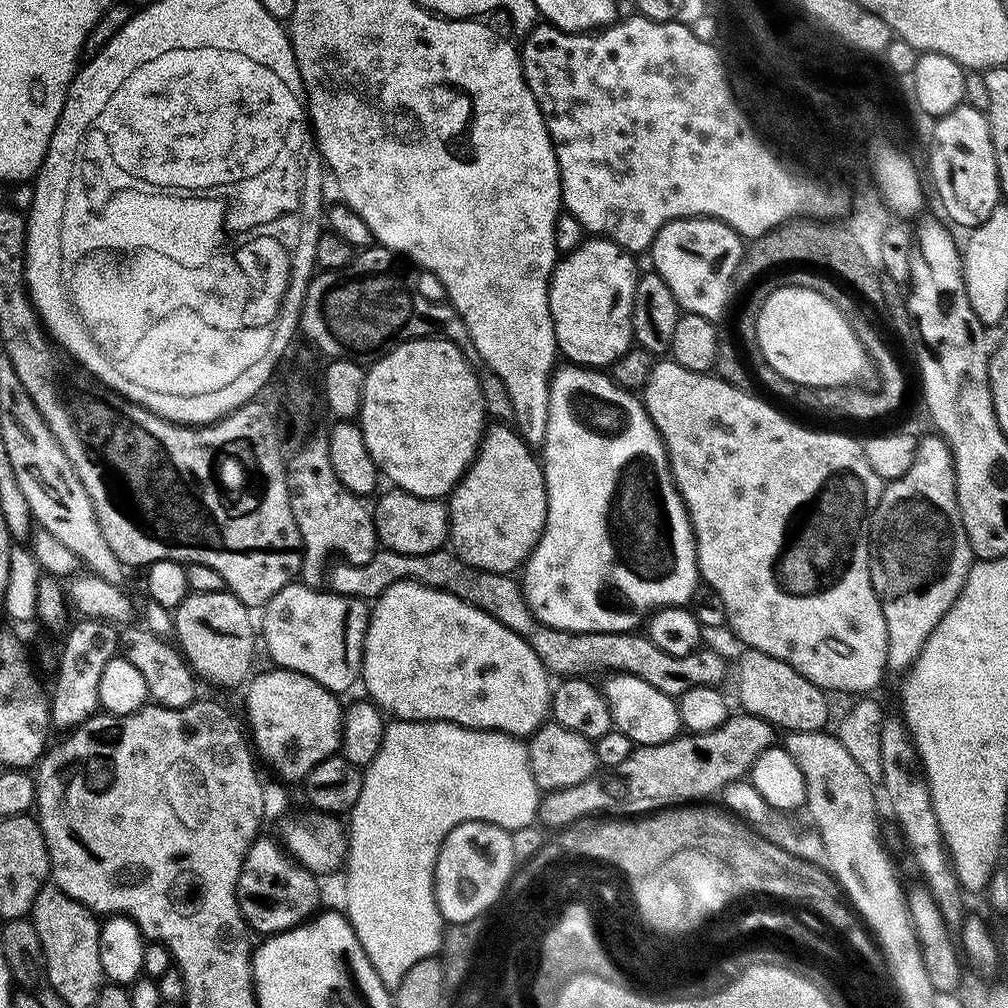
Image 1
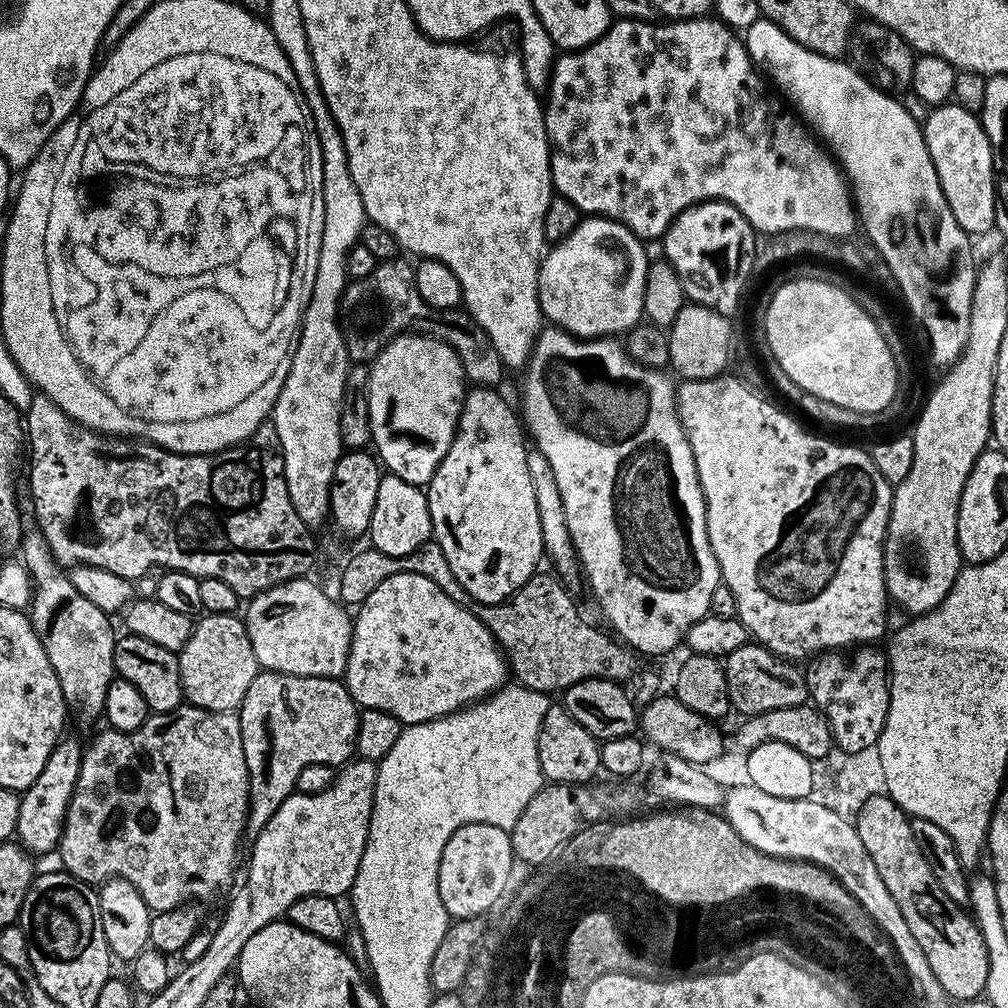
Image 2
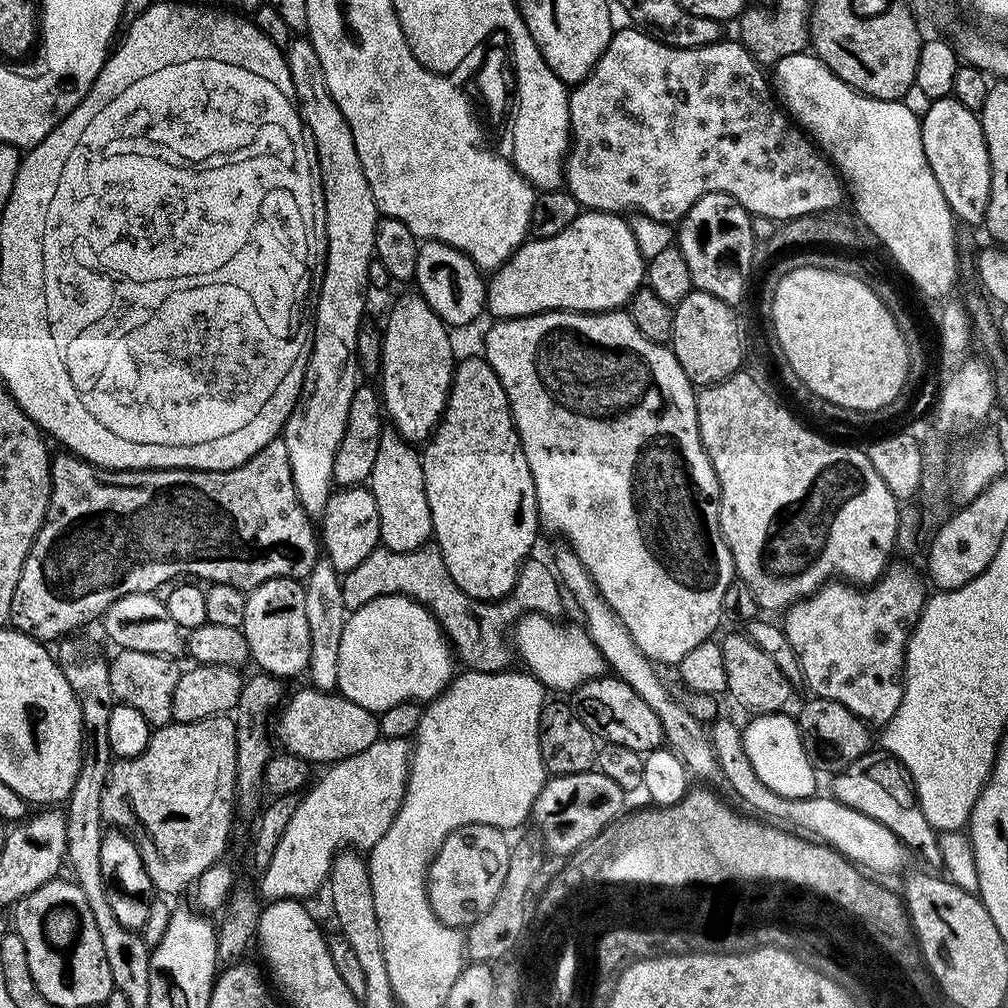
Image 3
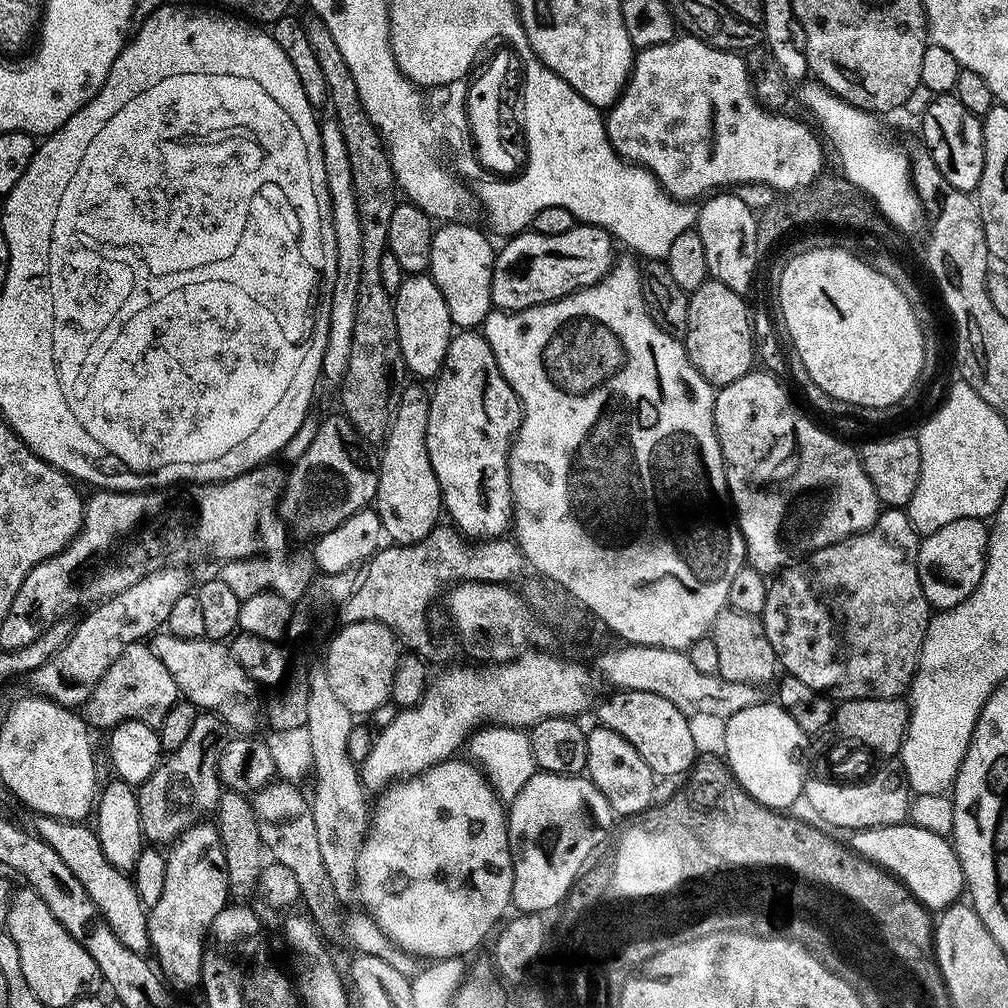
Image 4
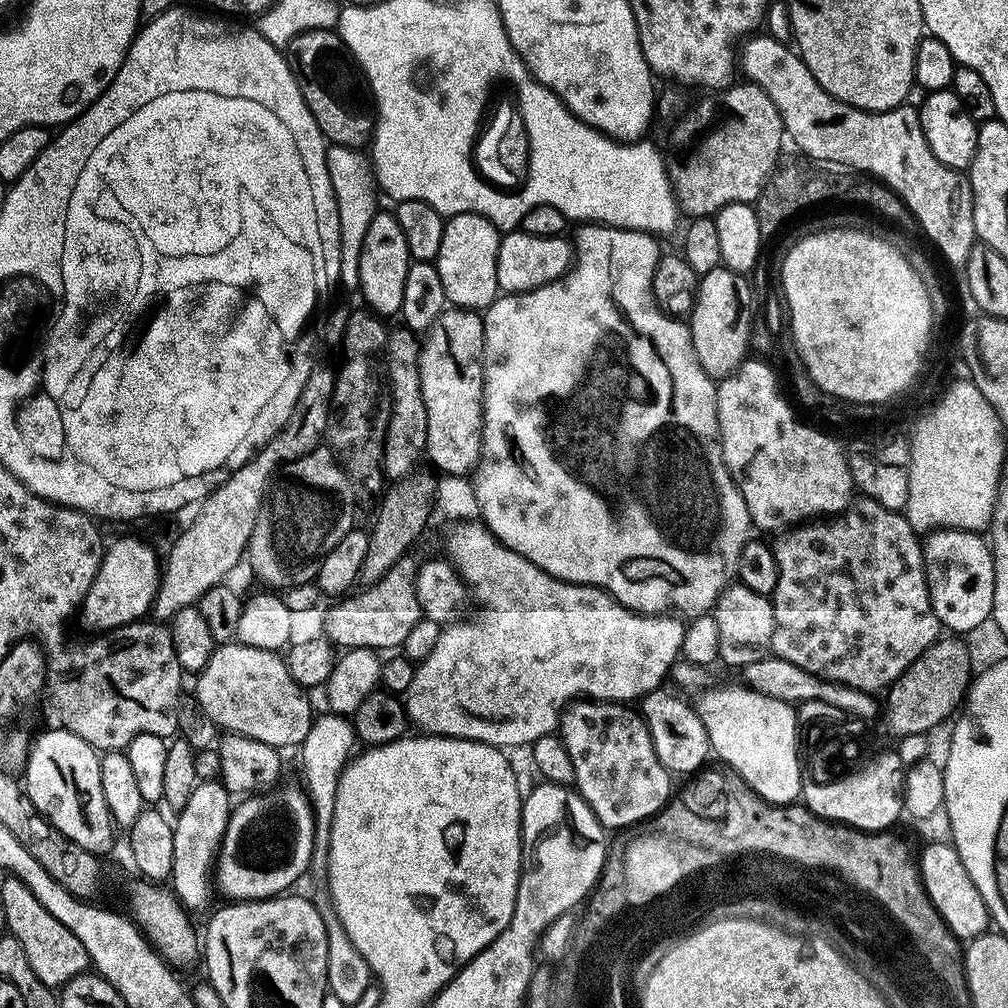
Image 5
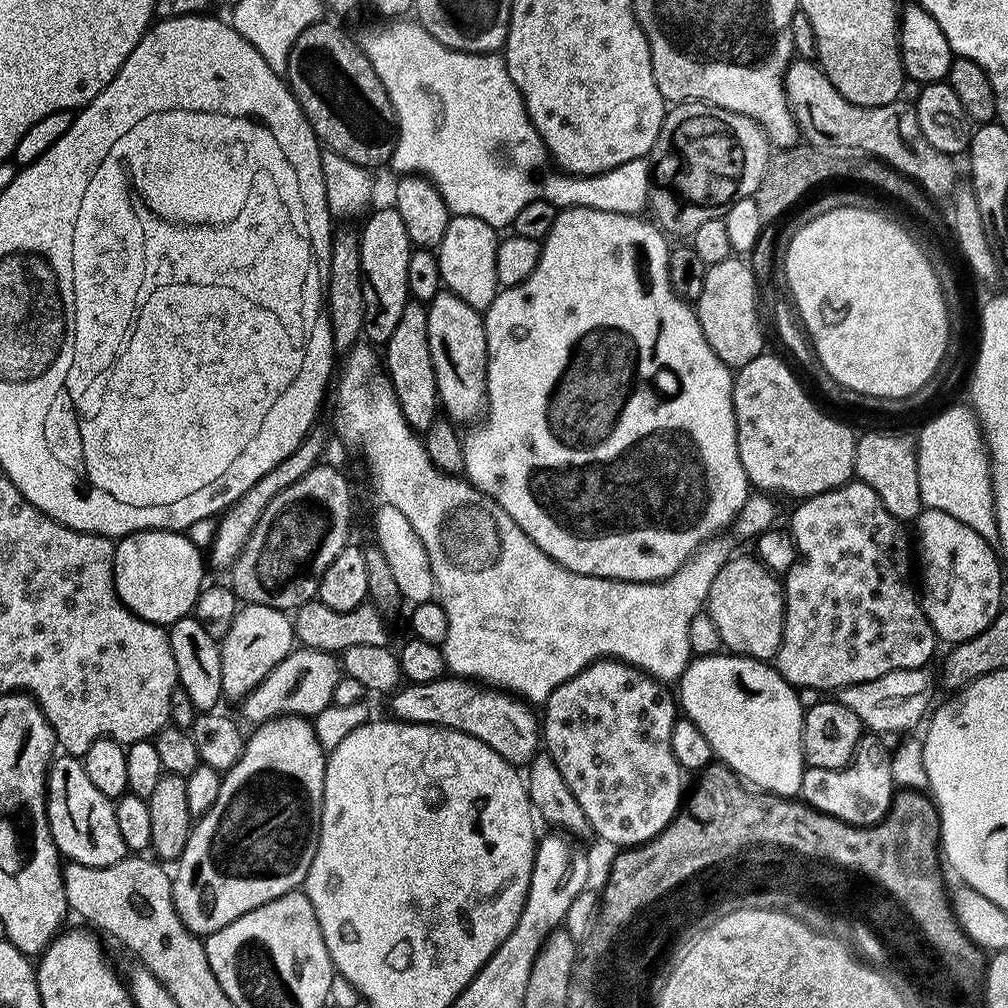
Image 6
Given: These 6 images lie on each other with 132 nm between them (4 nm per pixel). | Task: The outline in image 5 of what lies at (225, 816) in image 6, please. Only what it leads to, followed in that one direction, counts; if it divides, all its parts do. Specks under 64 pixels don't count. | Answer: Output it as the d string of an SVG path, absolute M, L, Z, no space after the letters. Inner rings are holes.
M303 787L282 788L252 794L241 799L240 805L233 807L228 814L228 825L220 839L220 850L214 865L214 884L232 902L251 902L279 897L303 872L309 871L312 863L312 846L316 837L316 819L312 817L312 803ZM263 816L277 816L288 820L288 824L276 824L272 832L284 836L288 844L252 844L252 820Z

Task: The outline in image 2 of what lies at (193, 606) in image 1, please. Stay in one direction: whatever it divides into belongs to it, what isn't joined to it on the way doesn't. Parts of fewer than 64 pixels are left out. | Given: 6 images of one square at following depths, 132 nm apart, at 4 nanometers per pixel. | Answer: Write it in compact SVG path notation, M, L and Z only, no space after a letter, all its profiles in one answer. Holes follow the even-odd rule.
M236 614L201 615L195 621L192 636L178 655L184 700L193 708L211 712L236 712L242 698L246 698L246 690L250 690L250 682L254 682L256 673L261 671L260 664L254 658L254 646L250 646L250 638L244 631L244 621Z

